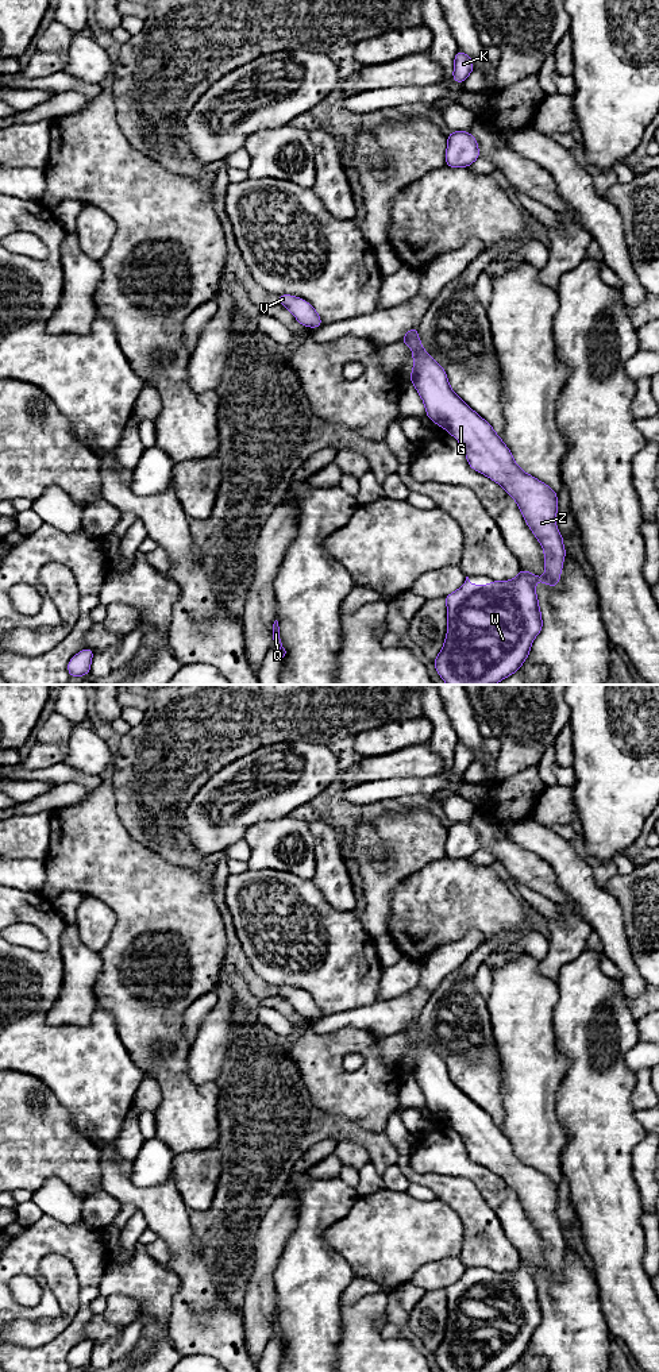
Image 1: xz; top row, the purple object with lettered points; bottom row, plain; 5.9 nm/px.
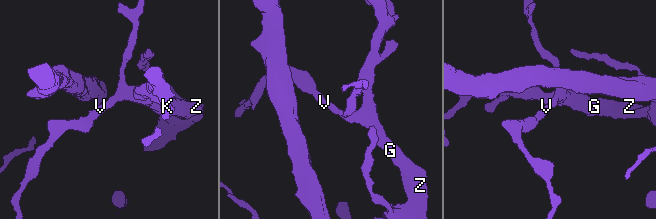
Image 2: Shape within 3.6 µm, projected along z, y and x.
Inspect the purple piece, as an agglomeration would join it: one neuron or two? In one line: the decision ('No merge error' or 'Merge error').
No merge error

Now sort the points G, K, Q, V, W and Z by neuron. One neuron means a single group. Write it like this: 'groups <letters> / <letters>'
groups G K Q V W Z

